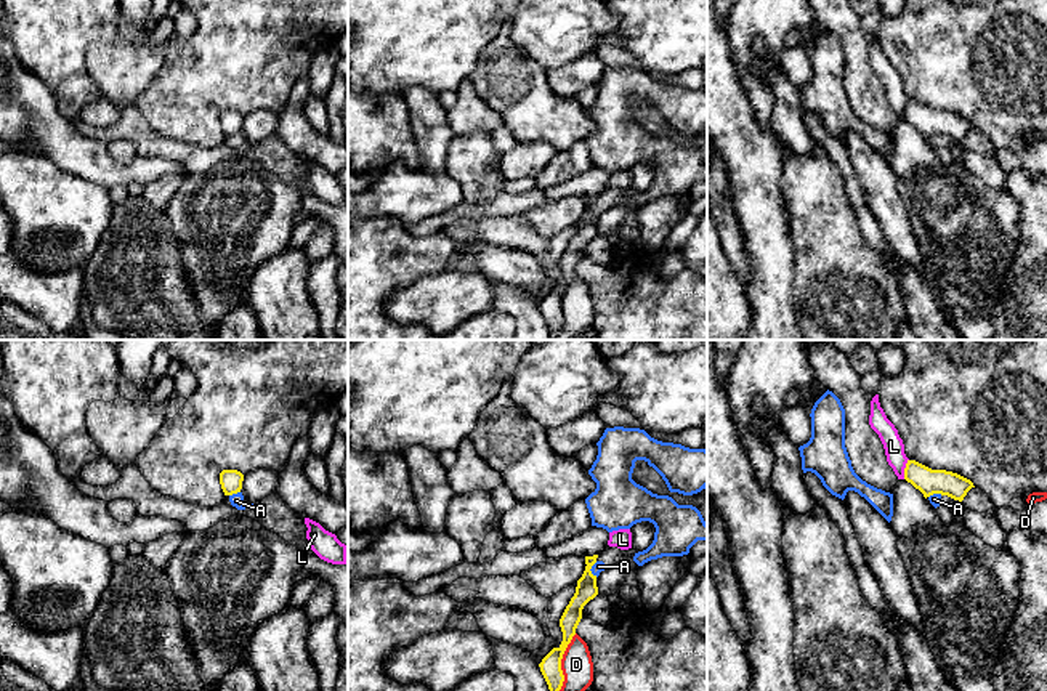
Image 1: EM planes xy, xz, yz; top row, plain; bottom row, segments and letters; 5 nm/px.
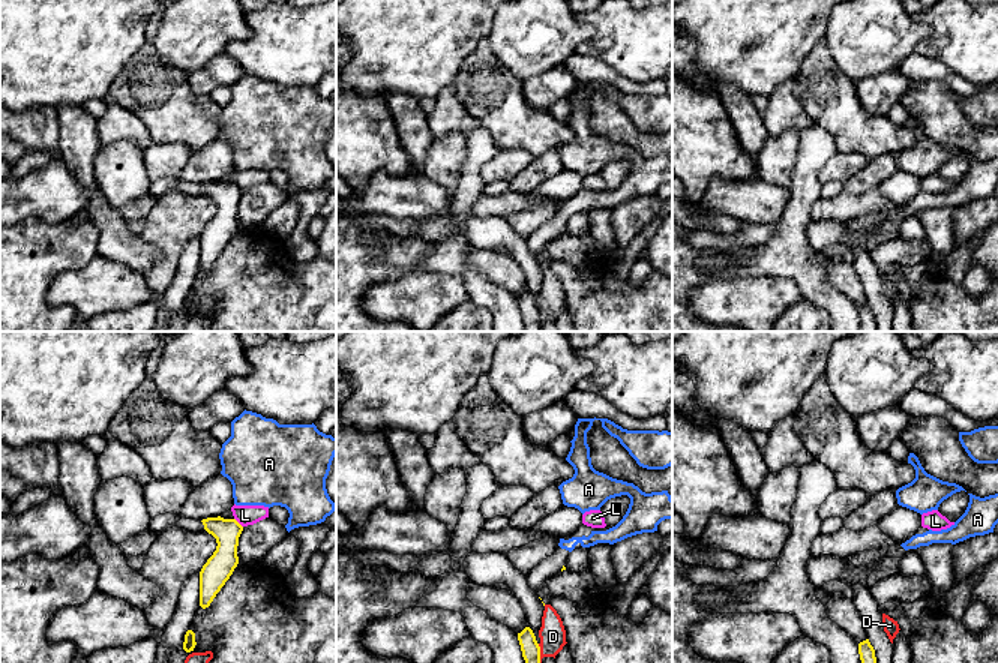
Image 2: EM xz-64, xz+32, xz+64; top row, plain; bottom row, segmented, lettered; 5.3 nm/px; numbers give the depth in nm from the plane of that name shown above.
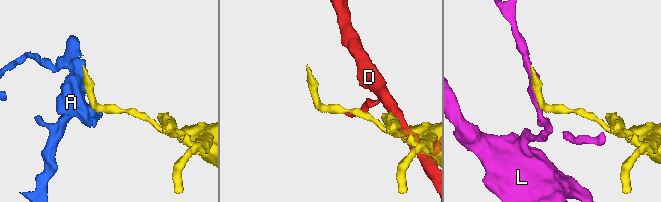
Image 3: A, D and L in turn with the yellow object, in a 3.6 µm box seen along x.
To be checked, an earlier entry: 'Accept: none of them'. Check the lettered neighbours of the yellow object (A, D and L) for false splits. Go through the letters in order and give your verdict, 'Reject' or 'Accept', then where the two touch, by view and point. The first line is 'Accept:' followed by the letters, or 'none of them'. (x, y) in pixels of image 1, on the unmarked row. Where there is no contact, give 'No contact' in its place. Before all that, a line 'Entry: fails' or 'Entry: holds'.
Entry: holds
Accept: none of them
A: Reject. Touches yellow at xy (234, 133)
D: Reject. Touches yellow at xz (560, 307)
L: Reject. Touches yellow at yz (905, 109)

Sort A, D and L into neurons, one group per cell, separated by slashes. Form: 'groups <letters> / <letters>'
groups A / D / L

